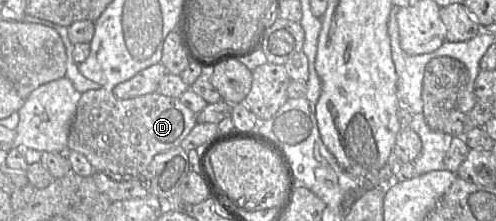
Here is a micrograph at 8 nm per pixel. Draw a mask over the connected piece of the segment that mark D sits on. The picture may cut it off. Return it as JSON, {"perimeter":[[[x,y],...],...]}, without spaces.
{"perimeter":[[[105,88],[88,90],[81,93],[77,103],[67,151],[84,155],[94,171],[113,179],[138,180],[149,192],[149,165],[154,156],[180,146],[196,124],[196,114],[178,98],[153,92],[118,99]]]}

